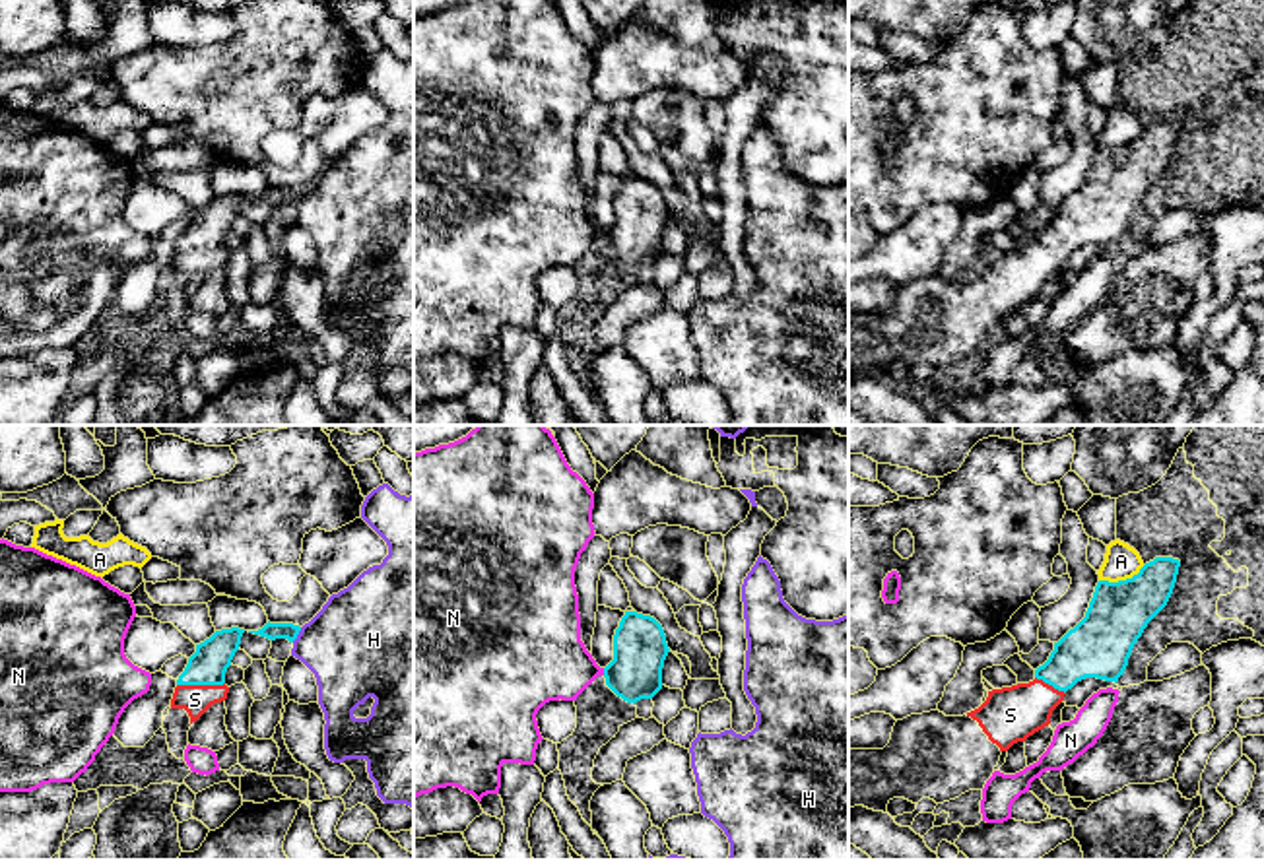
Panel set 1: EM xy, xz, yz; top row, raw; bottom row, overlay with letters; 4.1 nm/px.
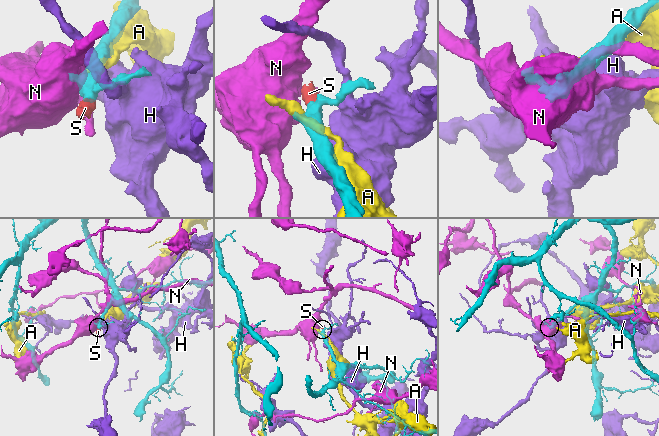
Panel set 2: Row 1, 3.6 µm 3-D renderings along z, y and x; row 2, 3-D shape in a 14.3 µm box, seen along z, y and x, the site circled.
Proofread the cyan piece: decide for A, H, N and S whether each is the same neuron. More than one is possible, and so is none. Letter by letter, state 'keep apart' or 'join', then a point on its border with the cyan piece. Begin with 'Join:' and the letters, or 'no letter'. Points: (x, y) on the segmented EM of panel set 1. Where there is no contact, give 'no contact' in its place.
Join: S
A: keep apart; meets cyan in yz at (1121, 581)
H: keep apart; meets cyan in xy at (298, 633)
N: keep apart; meets cyan in xz at (604, 672)
S: join; meets cyan in xy at (200, 684)

